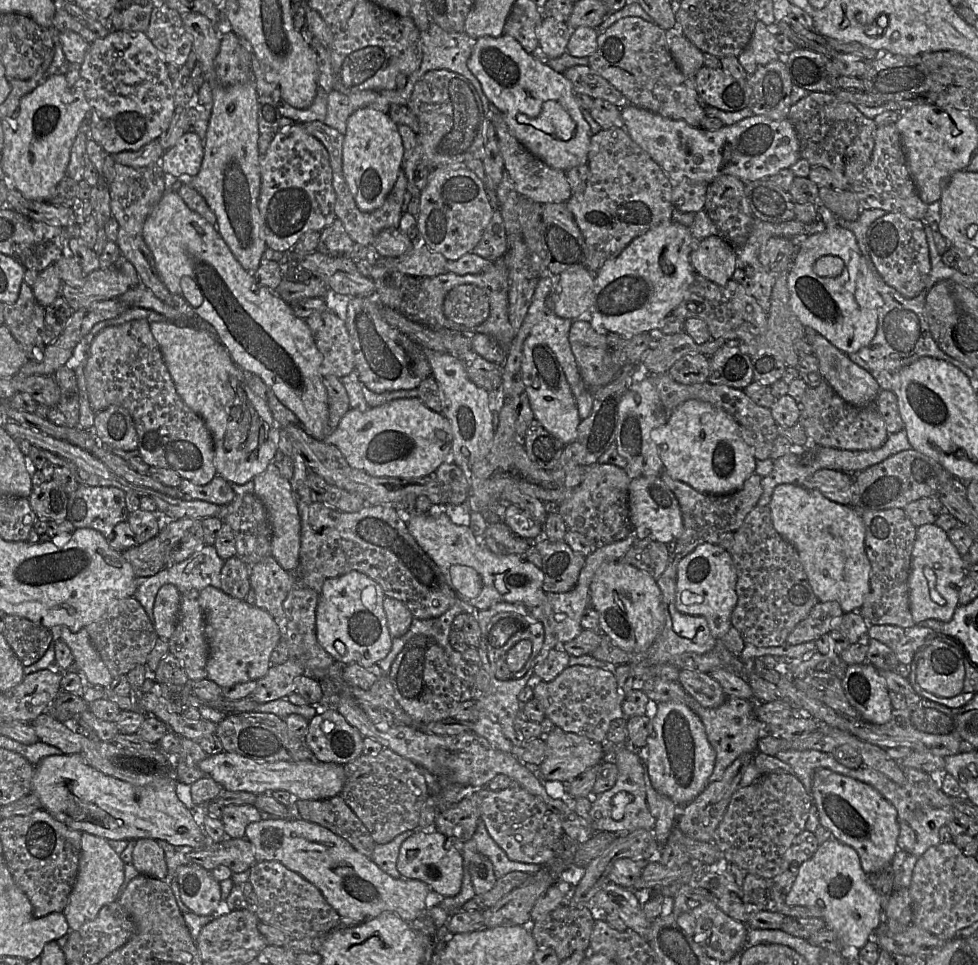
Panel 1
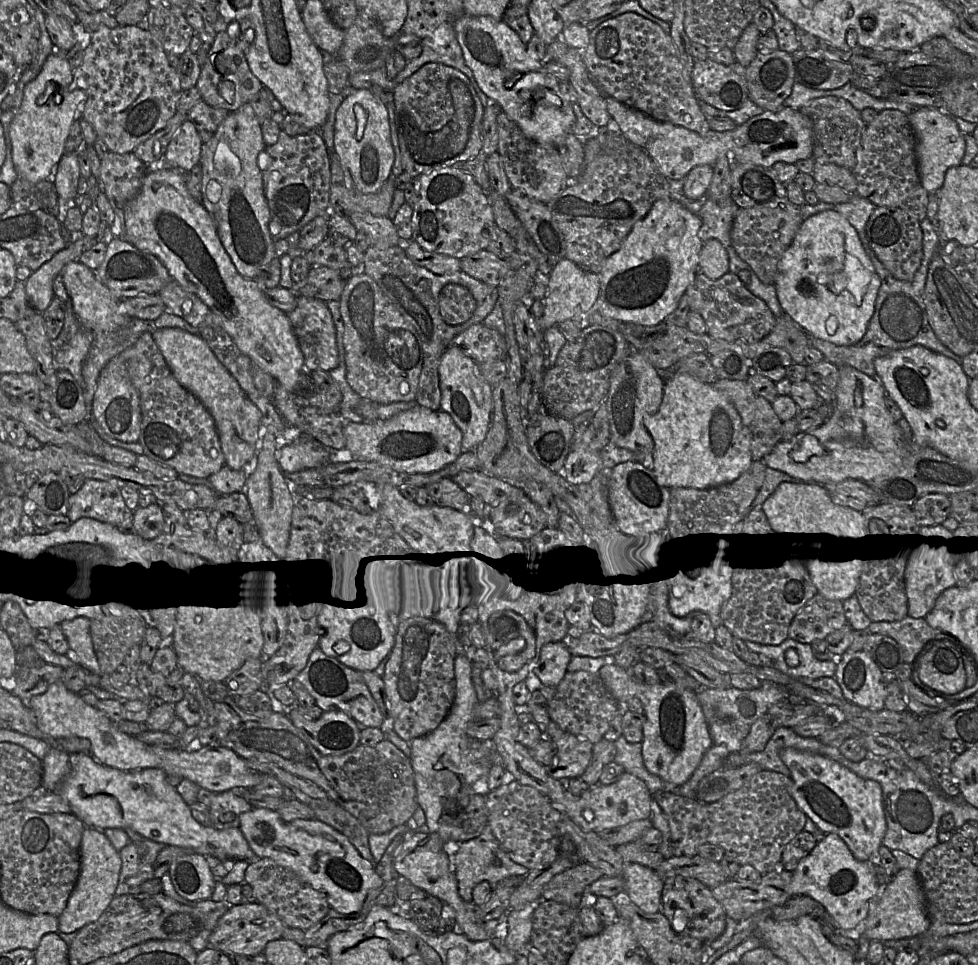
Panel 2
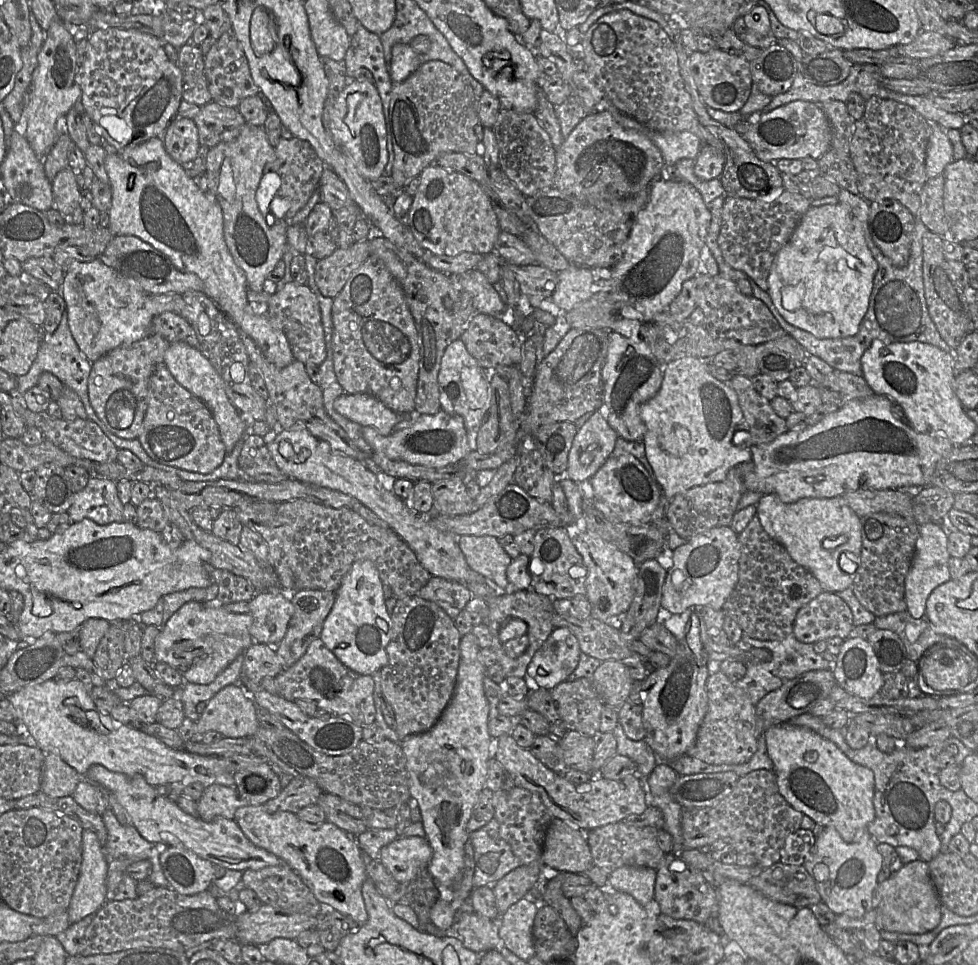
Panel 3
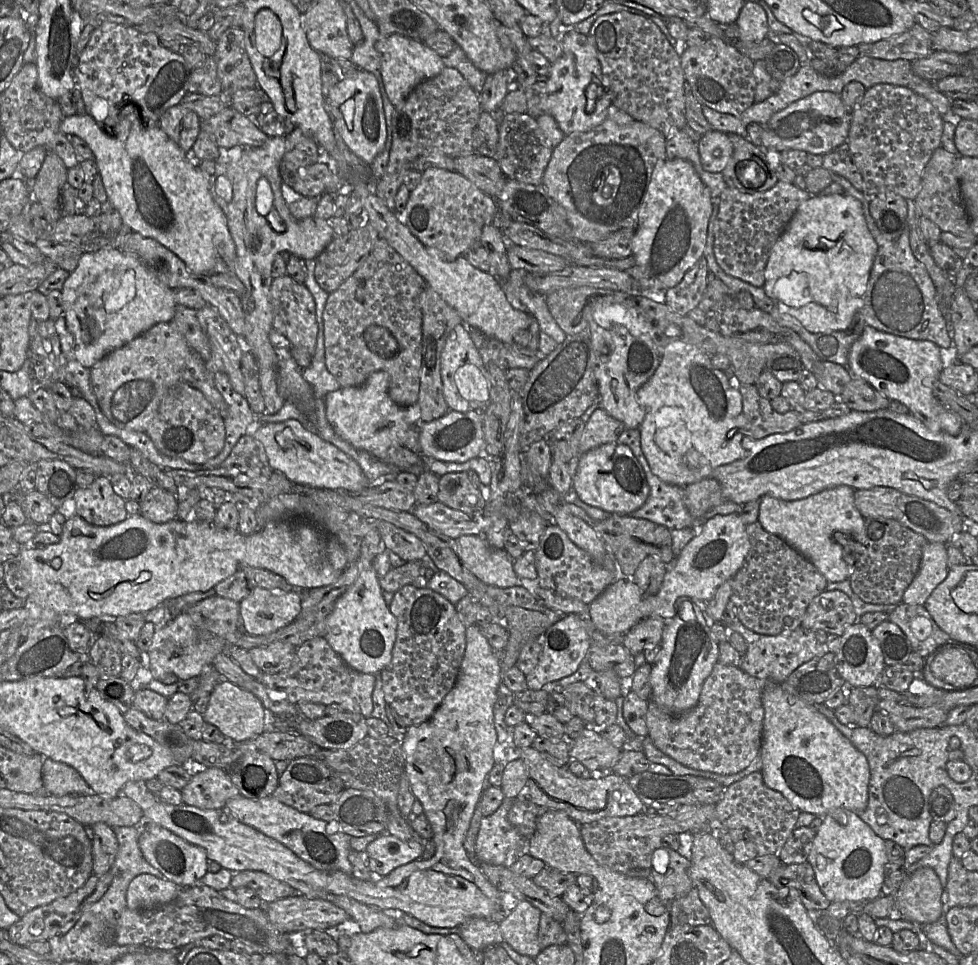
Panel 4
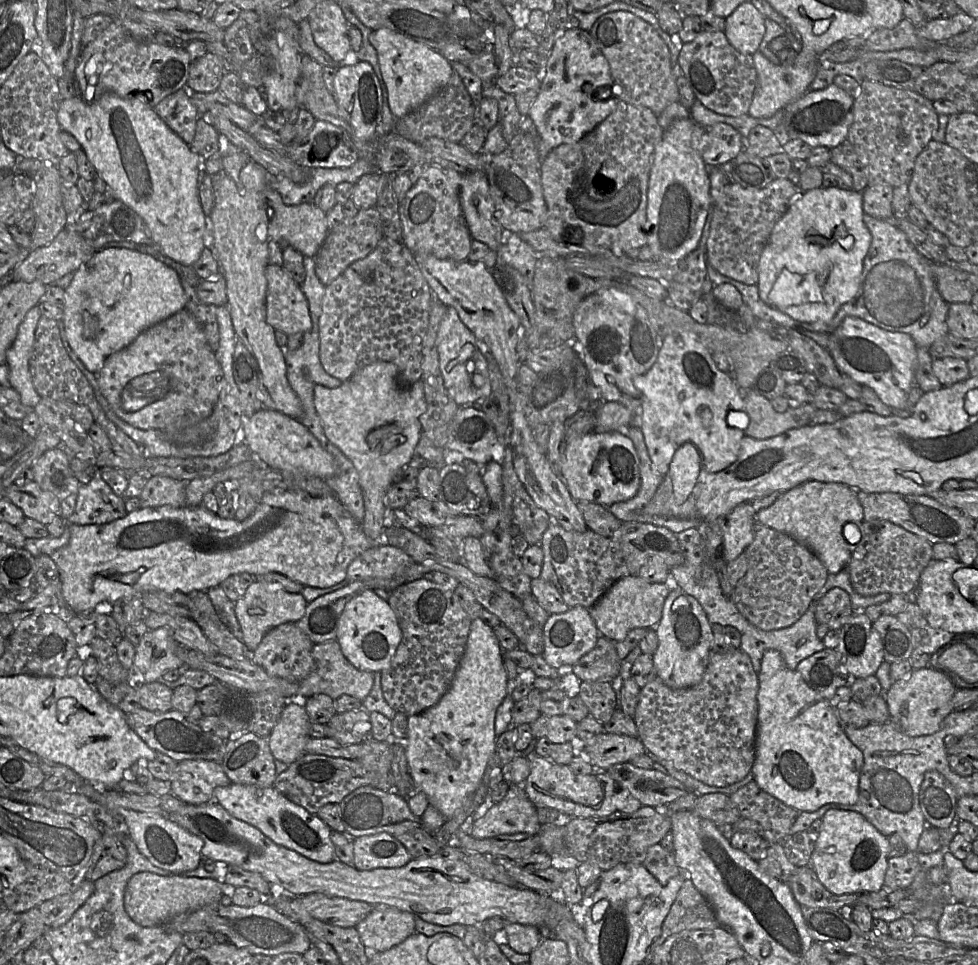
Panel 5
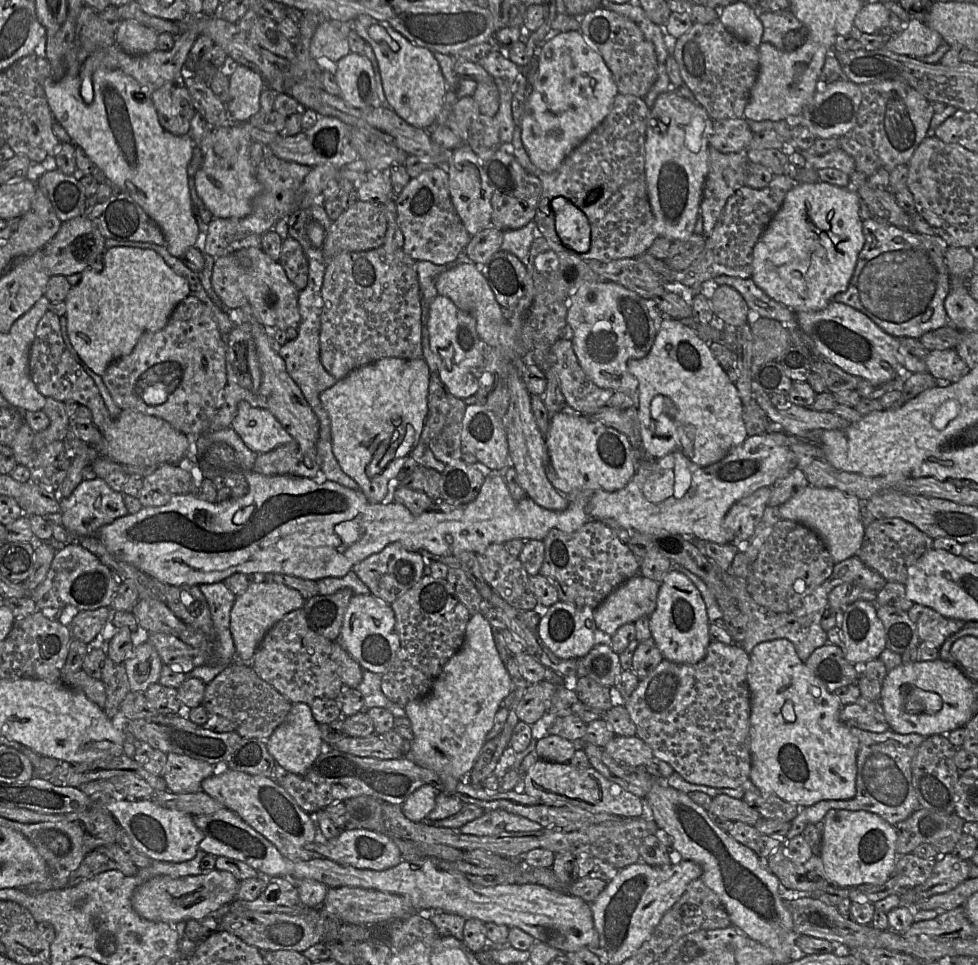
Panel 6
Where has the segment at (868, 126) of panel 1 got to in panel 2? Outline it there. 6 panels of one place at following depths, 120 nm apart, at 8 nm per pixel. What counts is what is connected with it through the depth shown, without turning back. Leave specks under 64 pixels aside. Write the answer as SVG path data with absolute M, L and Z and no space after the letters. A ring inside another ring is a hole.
M825 96L813 99L801 107L800 112L812 121L813 155L819 163L834 163L852 170L856 165L856 152L866 124L847 100L836 96Z

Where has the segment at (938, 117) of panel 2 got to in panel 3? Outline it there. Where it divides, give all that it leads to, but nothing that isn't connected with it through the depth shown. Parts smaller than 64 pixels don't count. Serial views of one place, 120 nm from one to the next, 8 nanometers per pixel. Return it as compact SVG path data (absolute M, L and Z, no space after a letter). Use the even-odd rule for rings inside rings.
M936 122L929 123L931 124L931 134L925 159L927 179L943 174L946 166L953 161L953 147L946 134L948 129L943 129Z

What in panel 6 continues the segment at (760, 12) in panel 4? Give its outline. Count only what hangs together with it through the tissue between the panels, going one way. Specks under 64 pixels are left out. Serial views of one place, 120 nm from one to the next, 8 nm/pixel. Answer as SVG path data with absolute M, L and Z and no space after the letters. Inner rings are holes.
M736 1L719 10L719 20L738 39L758 48L762 42L763 25L758 13L742 1Z

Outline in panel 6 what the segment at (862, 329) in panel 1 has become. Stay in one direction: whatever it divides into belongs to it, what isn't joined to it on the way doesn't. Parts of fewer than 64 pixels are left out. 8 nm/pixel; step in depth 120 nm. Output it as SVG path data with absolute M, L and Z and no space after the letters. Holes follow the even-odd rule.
M822 181L799 183L786 194L780 210L754 246L751 279L755 285L794 312L824 309L837 293L847 290L864 246L860 207L861 198L852 187L838 187Z

